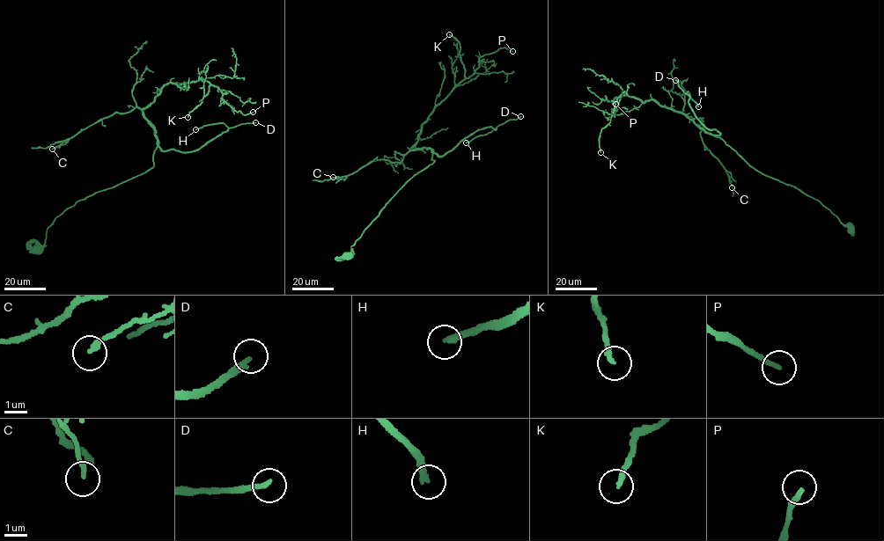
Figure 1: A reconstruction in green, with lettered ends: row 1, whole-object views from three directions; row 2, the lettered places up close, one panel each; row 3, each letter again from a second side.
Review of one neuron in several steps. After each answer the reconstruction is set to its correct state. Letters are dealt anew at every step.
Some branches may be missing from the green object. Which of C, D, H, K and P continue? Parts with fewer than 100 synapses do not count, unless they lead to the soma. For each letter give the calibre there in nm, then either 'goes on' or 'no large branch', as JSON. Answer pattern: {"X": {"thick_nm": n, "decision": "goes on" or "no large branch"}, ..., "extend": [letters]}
{"C": {"thick_nm": 200, "decision": "no large branch"}, "D": {"thick_nm": 240, "decision": "goes on"}, "H": {"thick_nm": 280, "decision": "goes on"}, "K": {"thick_nm": 240, "decision": "no large branch"}, "P": {"thick_nm": 200, "decision": "no large branch"}, "extend": ["D", "H"]}

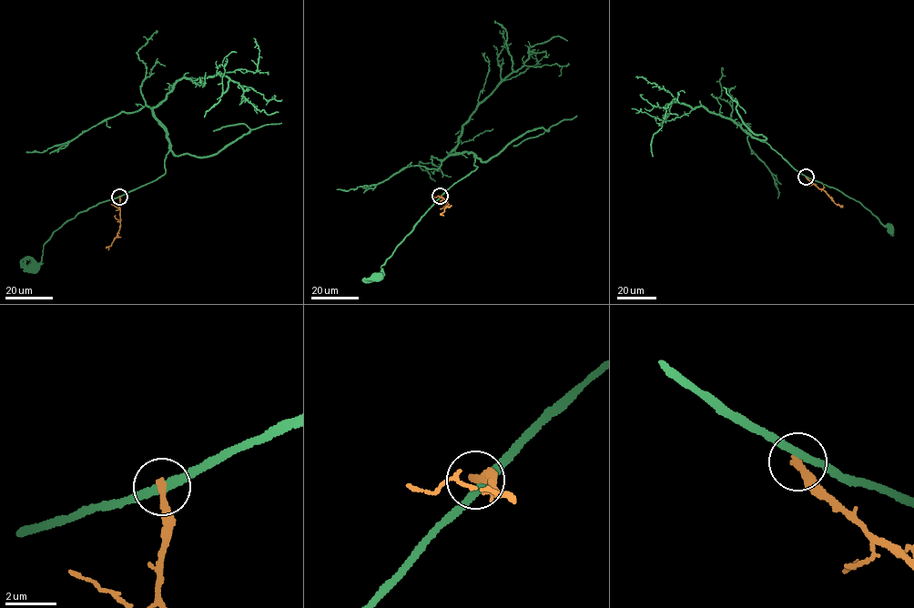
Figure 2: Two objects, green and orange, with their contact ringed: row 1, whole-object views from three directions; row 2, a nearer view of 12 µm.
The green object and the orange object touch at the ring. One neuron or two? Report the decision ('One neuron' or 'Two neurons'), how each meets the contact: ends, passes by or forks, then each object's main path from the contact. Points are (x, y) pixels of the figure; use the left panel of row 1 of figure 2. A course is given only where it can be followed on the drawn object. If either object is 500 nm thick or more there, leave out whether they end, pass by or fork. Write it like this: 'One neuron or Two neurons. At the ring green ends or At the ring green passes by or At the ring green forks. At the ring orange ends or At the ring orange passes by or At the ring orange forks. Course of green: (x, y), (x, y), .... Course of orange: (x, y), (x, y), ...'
Two neurons. At the ring green passes by. At the ring orange ends. Course of green: (119, 197), (78, 213), (58, 228), (44, 245), (39, 267), (34, 268). Course of orange: (119, 197), (119, 229), (108, 250)

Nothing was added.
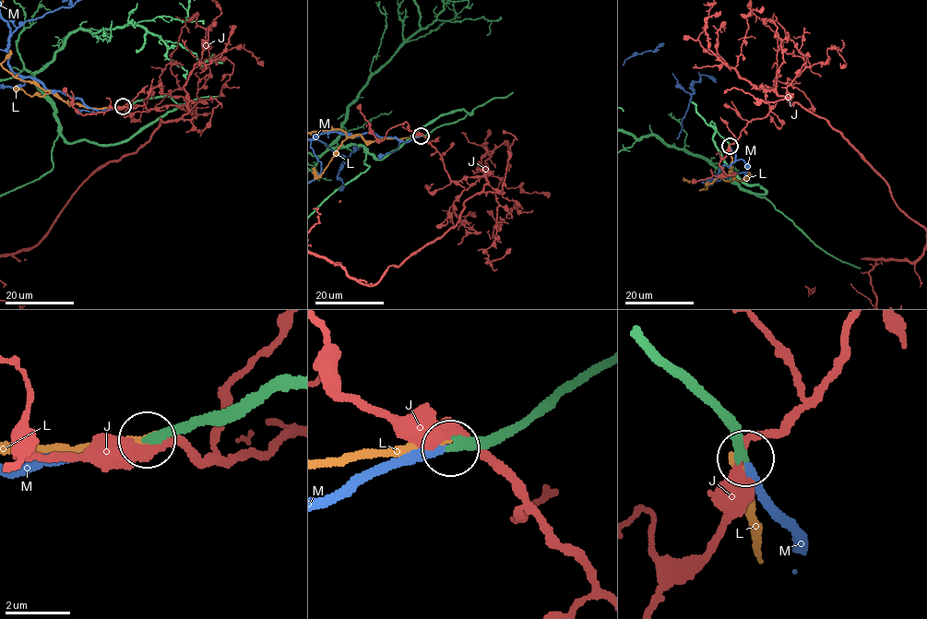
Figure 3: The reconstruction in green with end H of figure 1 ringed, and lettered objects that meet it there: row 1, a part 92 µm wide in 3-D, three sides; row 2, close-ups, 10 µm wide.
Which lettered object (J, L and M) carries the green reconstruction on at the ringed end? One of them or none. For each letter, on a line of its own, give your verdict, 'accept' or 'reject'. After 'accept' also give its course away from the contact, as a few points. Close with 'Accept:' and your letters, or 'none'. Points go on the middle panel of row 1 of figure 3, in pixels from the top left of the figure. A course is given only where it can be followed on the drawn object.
J: reject
L: reject
M: accept
Accept: M

